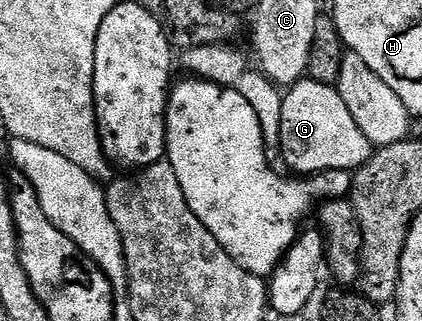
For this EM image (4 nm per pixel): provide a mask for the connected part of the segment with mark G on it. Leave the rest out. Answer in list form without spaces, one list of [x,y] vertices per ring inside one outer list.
[[[308,77],[295,82],[284,94],[281,111],[279,151],[290,172],[298,176],[315,176],[325,170],[354,172],[374,153],[375,146],[357,126],[349,107],[336,86],[317,83]]]

